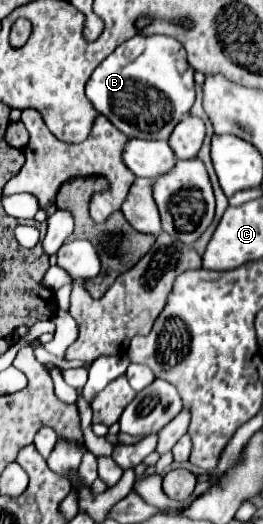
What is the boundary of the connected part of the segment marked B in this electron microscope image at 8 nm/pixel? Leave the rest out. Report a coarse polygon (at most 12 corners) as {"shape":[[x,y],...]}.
{"shape":[[170,36],[118,46],[86,96],[128,138],[168,140],[194,104]]}

